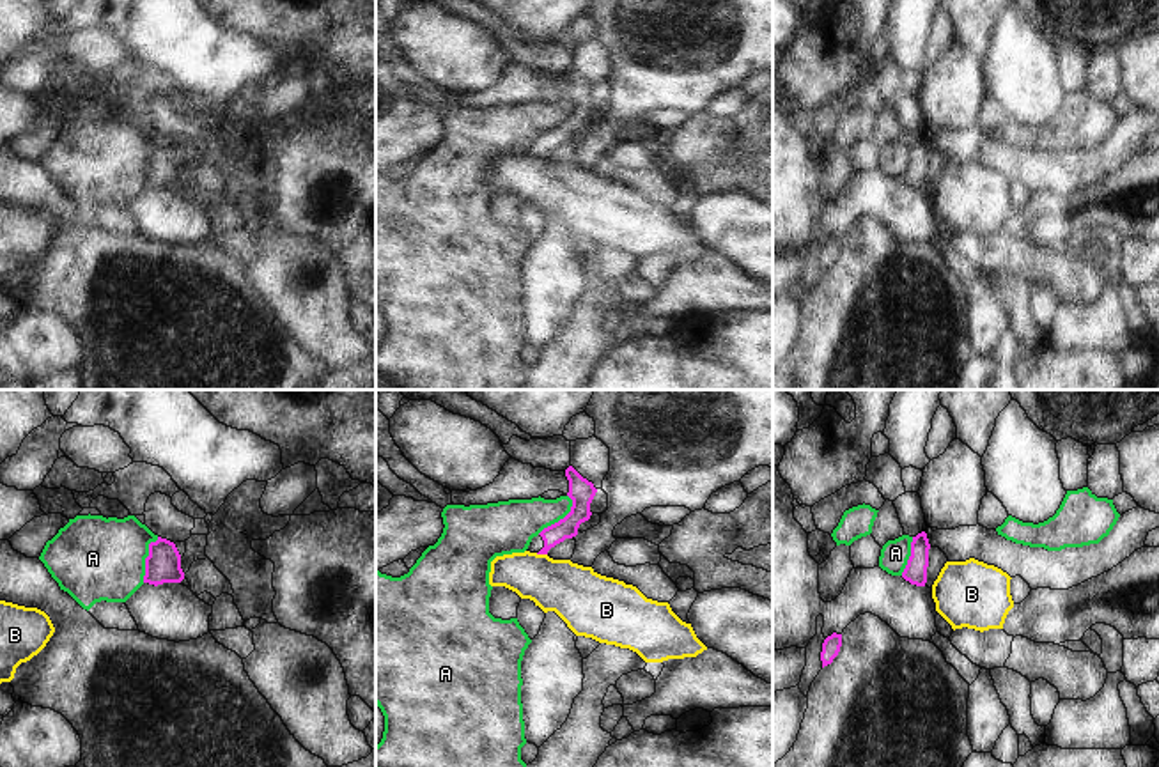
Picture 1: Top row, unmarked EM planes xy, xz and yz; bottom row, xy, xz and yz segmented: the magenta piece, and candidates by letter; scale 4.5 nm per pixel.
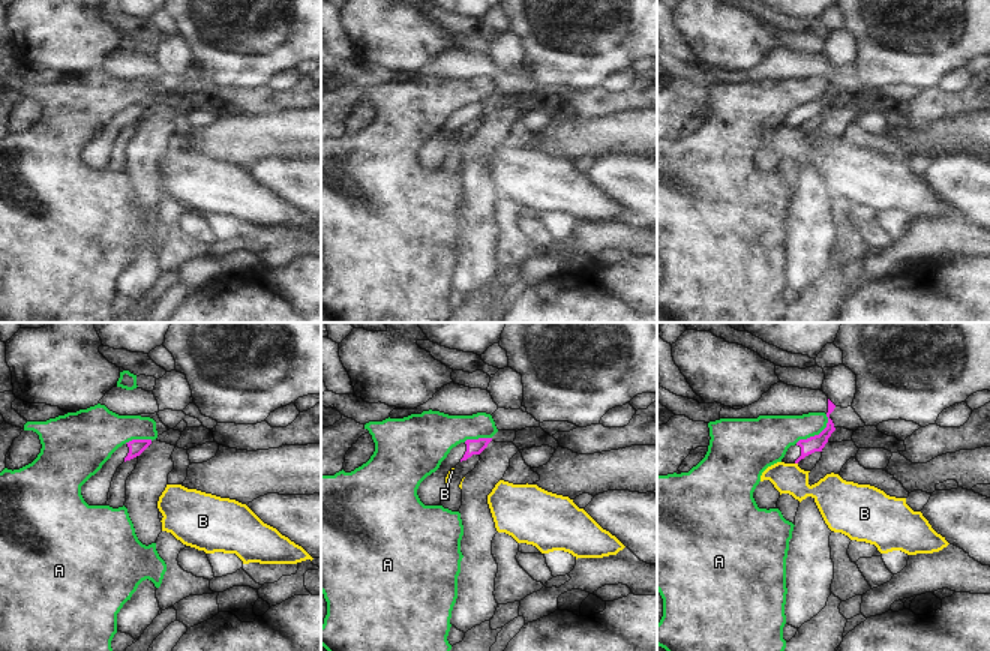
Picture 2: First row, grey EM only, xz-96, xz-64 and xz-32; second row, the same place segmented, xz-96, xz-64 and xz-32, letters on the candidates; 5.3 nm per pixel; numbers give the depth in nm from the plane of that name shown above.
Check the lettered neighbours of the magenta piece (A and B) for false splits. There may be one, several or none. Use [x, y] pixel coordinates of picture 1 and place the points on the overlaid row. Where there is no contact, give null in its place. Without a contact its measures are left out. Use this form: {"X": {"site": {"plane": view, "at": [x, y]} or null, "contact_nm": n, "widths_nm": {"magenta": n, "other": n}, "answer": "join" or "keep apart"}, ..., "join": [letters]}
{"A": {"site": {"plane": "xy", "at": [146, 558]}, "contact_nm": 220, "widths_nm": {"magenta": 160, "other": 380}, "answer": "keep apart"}, "B": {"site": {"plane": "xz", "at": [541, 553]}, "contact_nm": 60, "widths_nm": {"magenta": 100, "other": 260}, "answer": "keep apart"}, "join": []}

